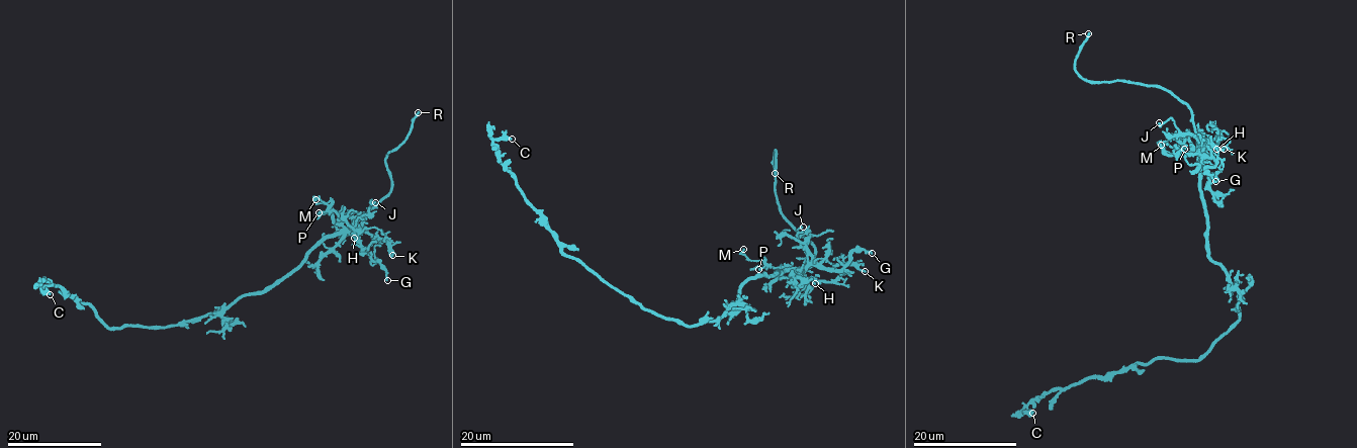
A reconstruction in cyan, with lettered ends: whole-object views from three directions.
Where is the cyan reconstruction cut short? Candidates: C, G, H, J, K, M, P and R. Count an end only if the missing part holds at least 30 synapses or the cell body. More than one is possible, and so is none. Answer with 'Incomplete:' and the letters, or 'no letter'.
Incomplete: R

